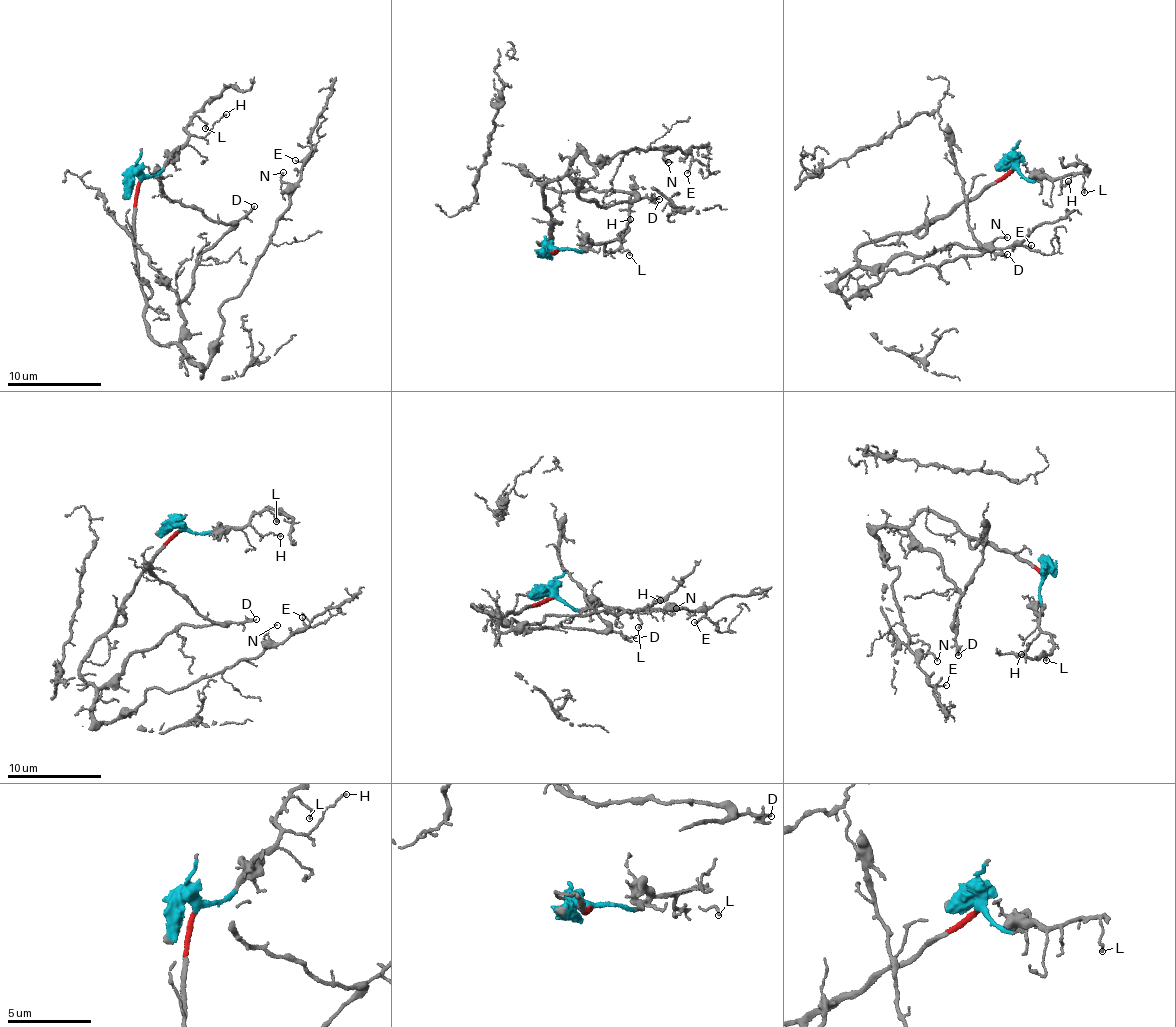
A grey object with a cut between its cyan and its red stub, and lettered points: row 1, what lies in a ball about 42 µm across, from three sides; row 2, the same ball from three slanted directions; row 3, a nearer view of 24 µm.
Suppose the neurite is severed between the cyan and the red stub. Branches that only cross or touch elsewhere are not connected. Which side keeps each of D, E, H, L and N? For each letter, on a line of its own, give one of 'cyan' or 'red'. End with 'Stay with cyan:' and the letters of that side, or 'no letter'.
D: red
E: red
H: cyan
L: cyan
N: red
Stay with cyan: H, L

